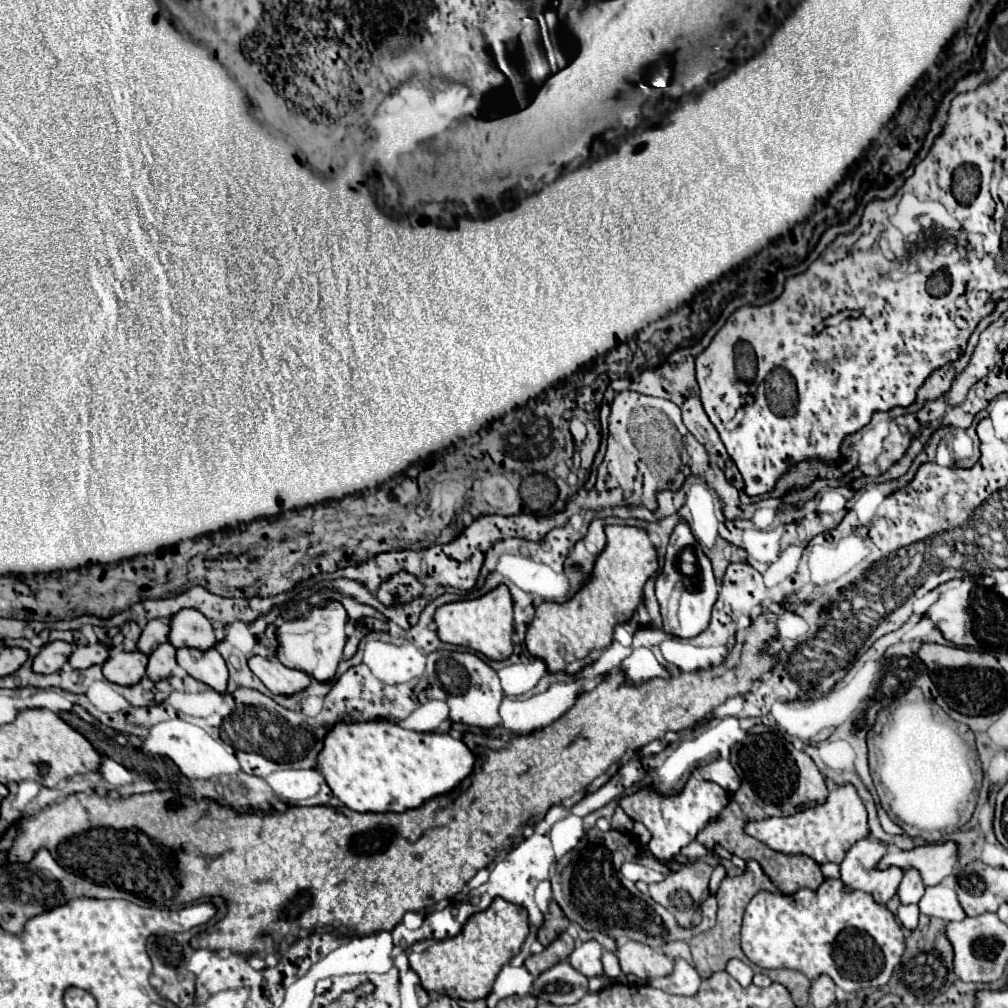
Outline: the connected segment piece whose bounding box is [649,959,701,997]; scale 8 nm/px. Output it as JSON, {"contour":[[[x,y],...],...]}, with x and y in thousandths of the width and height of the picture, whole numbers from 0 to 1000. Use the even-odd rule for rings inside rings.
{"contour":[[[672,951],[672,953],[670,953],[670,961],[668,961],[666,967],[644,973],[646,979],[654,979],[654,981],[658,981],[660,985],[678,987],[678,989],[688,989],[688,987],[691,987],[693,975],[695,975],[693,965],[691,965],[682,953],[678,953],[678,951]]]}

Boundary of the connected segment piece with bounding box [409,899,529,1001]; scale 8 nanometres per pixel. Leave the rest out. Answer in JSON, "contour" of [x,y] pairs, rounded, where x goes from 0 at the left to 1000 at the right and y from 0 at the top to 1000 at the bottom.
{"contour":[[[489,892],[489,896],[481,904],[471,906],[461,916],[455,928],[441,934],[432,934],[420,945],[408,945],[406,959],[414,965],[418,979],[422,983],[434,983],[447,991],[461,991],[461,993],[479,991],[487,983],[489,973],[497,963],[497,959],[515,945],[523,928],[525,928],[523,904],[519,904],[519,900],[503,896],[501,892]]]}

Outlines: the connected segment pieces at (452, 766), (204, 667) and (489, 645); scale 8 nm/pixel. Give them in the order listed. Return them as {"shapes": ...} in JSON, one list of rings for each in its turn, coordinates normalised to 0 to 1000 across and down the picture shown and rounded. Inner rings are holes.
{"shapes":[[[[372,715],[372,717],[350,717],[348,721],[344,721],[344,717],[336,717],[332,719],[332,725],[328,725],[328,729],[324,729],[322,733],[322,741],[320,745],[316,747],[316,765],[322,769],[322,775],[324,779],[328,781],[330,789],[334,793],[338,793],[346,803],[354,805],[354,807],[400,807],[404,803],[414,803],[418,801],[422,795],[430,793],[430,791],[436,791],[436,789],[443,789],[447,787],[449,783],[453,783],[459,773],[463,773],[469,765],[469,747],[463,743],[463,739],[457,735],[457,733],[449,733],[445,727],[412,727],[412,725],[406,725],[406,723],[400,723],[396,721],[394,717],[388,717],[388,715]]],[[[178,644],[176,658],[188,672],[207,680],[215,688],[223,688],[225,660],[221,658],[221,652],[215,648],[215,644],[207,644],[203,648],[189,646],[189,644]]],[[[495,580],[493,584],[475,594],[436,602],[432,606],[432,618],[434,630],[439,638],[461,640],[473,648],[479,648],[483,654],[489,656],[505,654],[505,650],[509,648],[509,596],[501,580]]]]}

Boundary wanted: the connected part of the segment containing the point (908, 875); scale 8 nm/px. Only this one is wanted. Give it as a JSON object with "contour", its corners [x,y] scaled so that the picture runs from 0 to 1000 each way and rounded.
{"contour":[[[898,864],[896,866],[896,874],[890,882],[890,890],[894,894],[894,898],[902,898],[902,896],[912,896],[912,892],[916,890],[916,874],[912,872],[910,864]]]}

